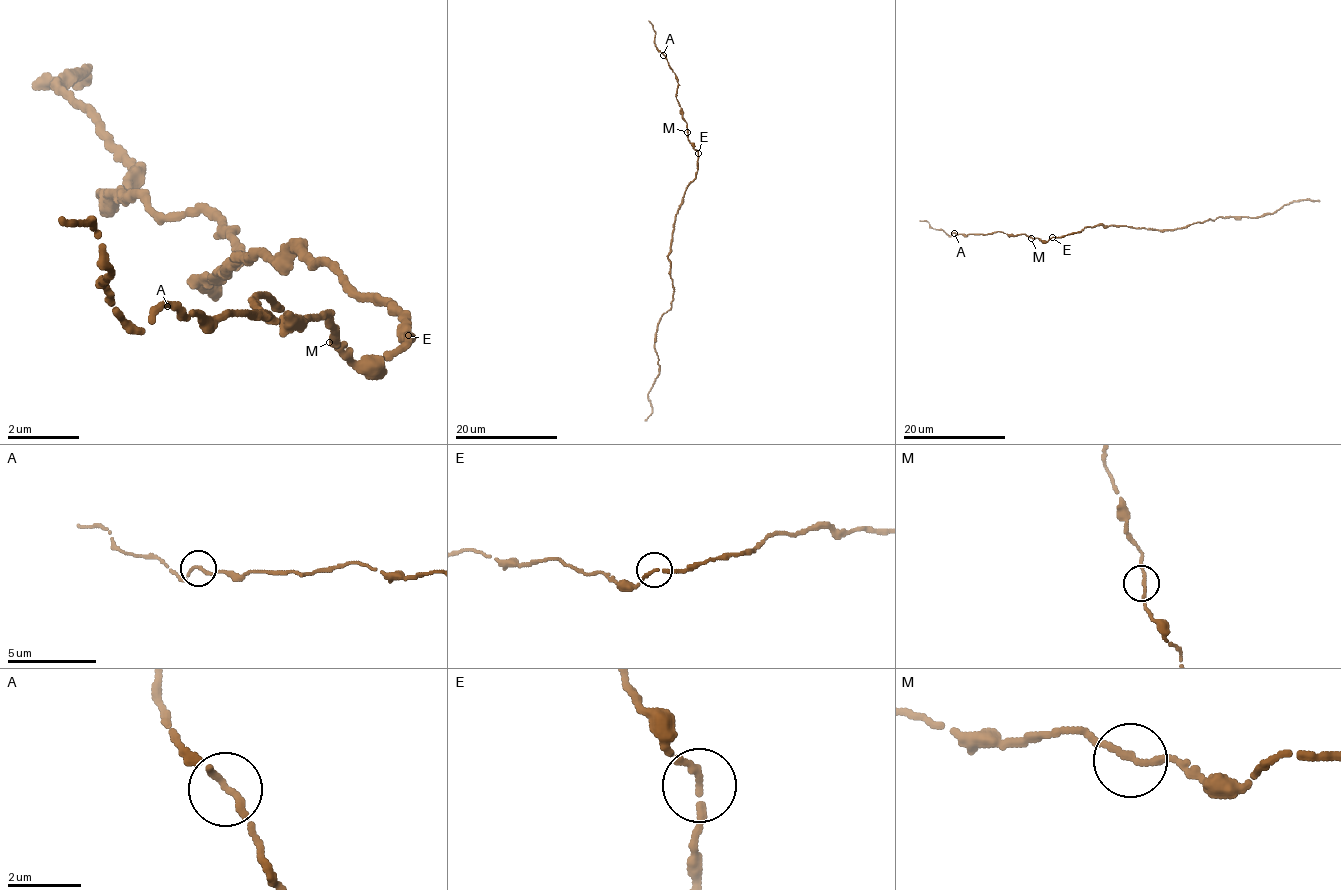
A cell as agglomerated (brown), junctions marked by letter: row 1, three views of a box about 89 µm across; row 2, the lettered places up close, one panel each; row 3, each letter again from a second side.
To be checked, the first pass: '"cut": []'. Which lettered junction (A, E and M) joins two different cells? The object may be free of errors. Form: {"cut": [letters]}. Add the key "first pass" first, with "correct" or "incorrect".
{"first pass": "correct", "cut": []}

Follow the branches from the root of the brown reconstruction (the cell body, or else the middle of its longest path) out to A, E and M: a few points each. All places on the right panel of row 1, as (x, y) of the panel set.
A: (1112, 225), (1085, 226), (1080, 231), (1052, 237), (1047, 242), (1025, 234), (1009, 235), (1003, 231), (954, 233)
E: (1112, 225), (1085, 226), (1076, 233), (1052, 237)
M: (1112, 225), (1085, 226), (1080, 231), (1052, 237), (1047, 242), (1031, 238)

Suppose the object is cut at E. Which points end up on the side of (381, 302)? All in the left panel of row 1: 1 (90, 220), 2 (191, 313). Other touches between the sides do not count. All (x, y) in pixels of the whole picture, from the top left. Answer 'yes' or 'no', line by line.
1: no
2: no

